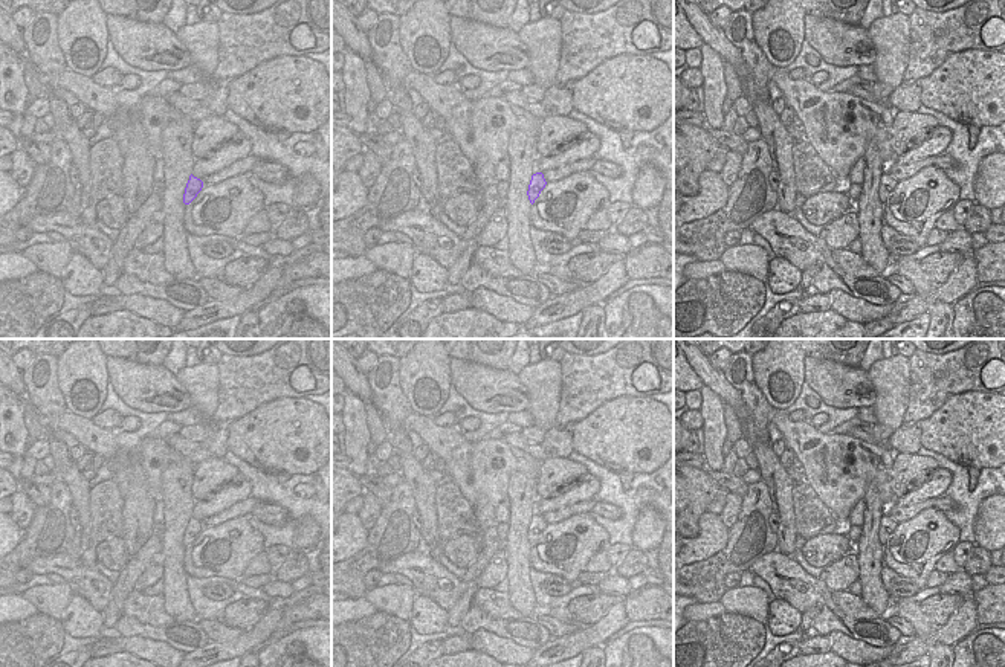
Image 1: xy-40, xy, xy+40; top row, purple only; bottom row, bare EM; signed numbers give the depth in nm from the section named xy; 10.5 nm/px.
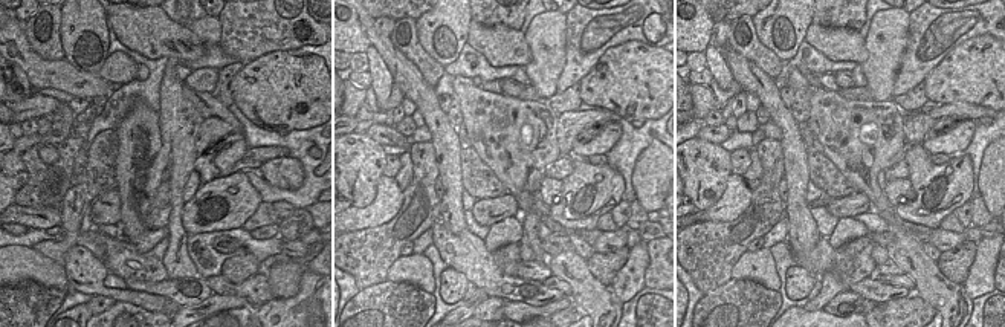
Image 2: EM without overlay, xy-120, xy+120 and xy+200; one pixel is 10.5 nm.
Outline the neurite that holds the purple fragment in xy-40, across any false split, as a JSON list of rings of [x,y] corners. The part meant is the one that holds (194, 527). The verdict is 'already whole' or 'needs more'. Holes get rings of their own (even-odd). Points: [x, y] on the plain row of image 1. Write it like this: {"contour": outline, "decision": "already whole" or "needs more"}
{"contour": [[[191,516],[185,530],[183,545],[189,546],[202,533],[202,530],[203,530],[203,524]]], "decision": "already whole"}

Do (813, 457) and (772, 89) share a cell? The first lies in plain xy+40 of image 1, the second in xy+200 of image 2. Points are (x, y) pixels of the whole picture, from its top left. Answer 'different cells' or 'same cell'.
different cells

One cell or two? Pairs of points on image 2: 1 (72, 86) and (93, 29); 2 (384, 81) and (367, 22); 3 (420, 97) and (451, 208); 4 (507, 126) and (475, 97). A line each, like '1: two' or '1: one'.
1: two
2: two
3: one
4: one

